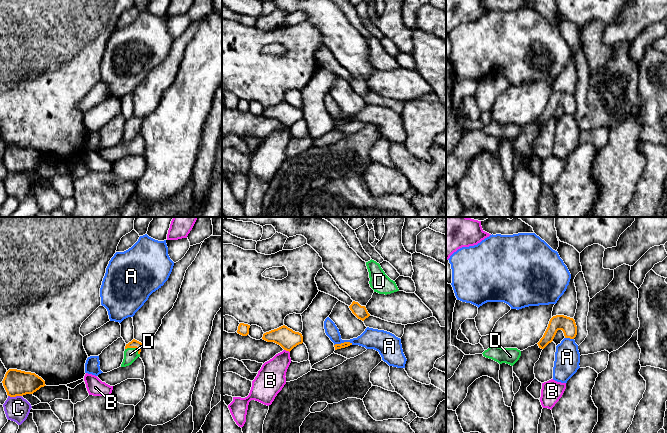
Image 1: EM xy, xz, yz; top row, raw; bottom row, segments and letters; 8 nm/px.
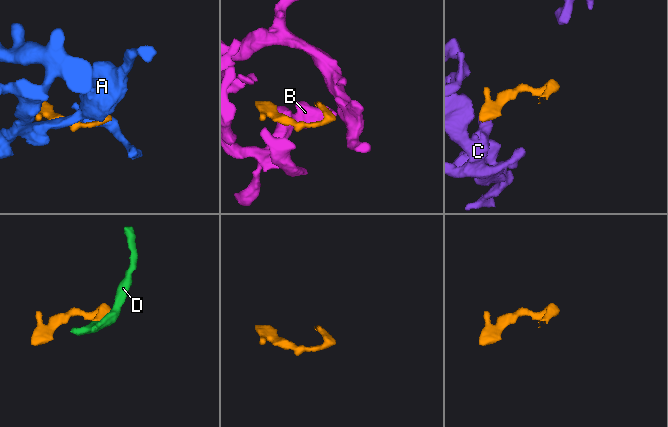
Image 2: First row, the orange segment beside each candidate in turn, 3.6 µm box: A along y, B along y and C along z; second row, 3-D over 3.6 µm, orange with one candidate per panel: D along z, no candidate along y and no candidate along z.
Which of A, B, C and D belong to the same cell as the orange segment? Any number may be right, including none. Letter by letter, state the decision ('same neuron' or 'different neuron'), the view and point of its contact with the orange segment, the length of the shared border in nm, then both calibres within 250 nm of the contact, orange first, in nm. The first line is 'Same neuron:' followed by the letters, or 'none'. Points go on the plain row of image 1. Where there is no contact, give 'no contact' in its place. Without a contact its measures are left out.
Same neuron: D
A: different neuron | xz (344, 118) | 150 nm | 50/160 nm
B: different neuron | xz (287, 126) | 50 nm | 160/220 nm
C: different neuron | xy (15, 172) | 110 nm | 200/200 nm
D: same neuron | xy (133, 123) | 130 nm | 70/110 nm

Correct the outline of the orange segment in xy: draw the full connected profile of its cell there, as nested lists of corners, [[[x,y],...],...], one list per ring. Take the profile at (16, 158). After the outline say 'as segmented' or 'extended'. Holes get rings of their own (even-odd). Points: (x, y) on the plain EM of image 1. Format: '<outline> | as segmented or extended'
[[[9,145],[2,159],[10,173],[33,170],[41,163],[46,162],[45,157],[35,149],[17,145]]] | as segmented

